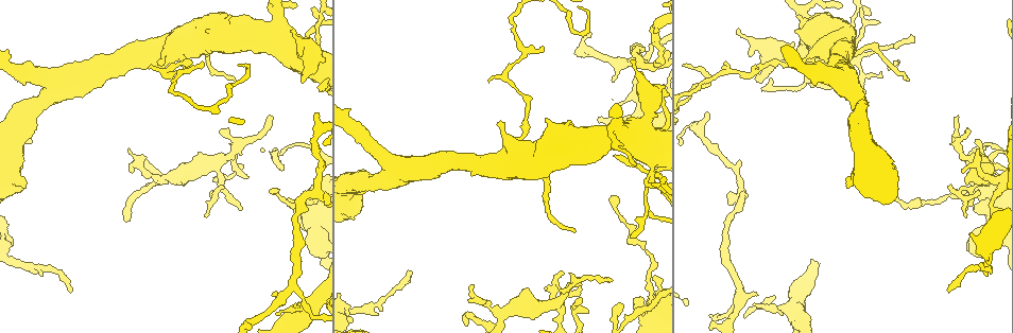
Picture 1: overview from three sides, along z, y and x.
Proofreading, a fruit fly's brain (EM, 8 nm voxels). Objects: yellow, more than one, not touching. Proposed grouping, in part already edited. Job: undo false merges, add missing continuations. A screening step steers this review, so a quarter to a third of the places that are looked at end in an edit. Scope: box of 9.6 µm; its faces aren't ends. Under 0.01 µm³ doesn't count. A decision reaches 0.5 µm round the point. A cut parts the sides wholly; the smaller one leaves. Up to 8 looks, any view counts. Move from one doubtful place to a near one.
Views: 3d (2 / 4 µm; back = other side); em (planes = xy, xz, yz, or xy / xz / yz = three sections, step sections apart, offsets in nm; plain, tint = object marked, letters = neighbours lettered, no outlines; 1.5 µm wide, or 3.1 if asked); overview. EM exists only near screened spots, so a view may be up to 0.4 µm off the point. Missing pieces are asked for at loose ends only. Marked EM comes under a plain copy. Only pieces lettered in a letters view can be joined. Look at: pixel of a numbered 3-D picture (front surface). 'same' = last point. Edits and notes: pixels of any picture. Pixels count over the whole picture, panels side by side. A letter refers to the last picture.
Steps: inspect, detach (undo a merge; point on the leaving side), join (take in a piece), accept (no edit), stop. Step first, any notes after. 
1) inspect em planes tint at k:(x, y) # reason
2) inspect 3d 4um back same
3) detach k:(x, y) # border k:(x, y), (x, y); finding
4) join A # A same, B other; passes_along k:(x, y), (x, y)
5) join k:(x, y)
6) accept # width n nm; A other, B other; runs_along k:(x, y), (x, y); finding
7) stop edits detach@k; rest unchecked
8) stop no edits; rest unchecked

inspect em xy step 8 tint at 1:(857, 61) # sudden change in width

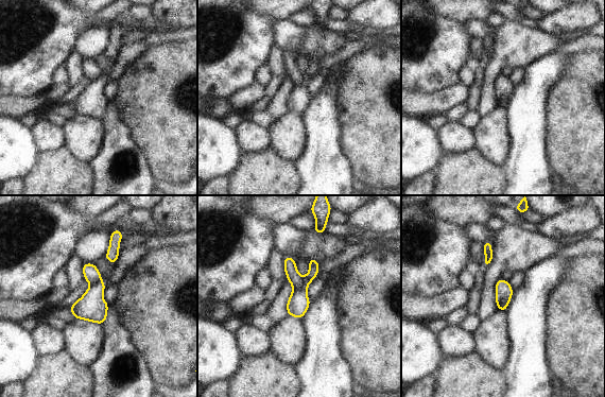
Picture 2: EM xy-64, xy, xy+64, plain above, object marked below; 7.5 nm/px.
inspect em planes letters same

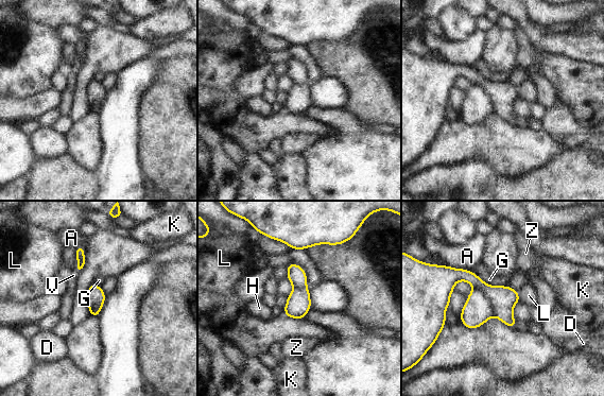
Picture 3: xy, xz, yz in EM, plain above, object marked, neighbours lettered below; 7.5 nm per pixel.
detach 3:(478, 309) # width 140 nm; A other, D other, G other, H other, K other, L other, V other, Z other; border 3:(475, 287), (483, 290), (495, 315); a second neuron is stuck on

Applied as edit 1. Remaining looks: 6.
inspect overview # see it whole again

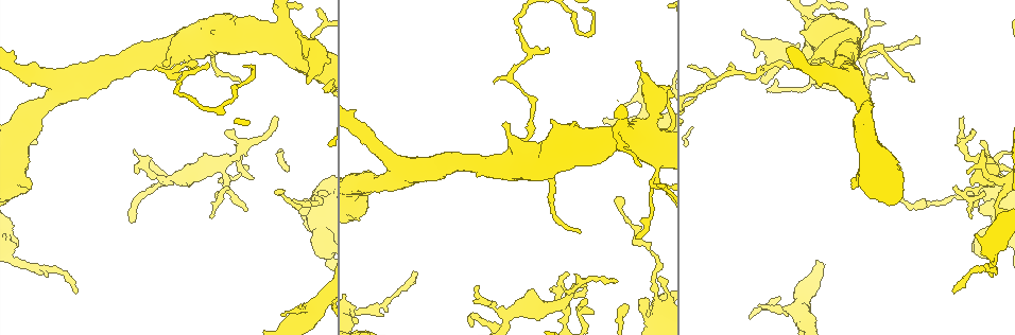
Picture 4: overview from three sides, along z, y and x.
inspect em xy step 8 tint at 4:(577, 122) # free end

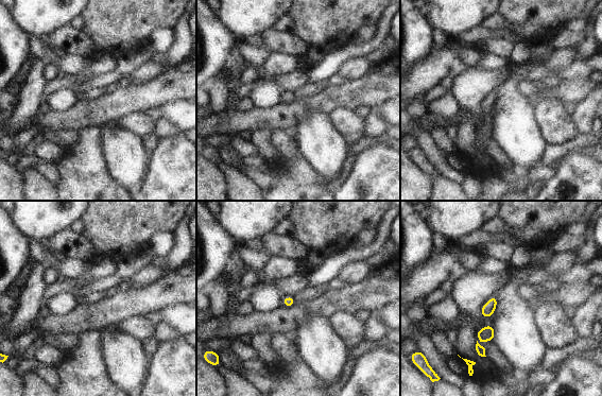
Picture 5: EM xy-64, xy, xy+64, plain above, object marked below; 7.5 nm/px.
inspect em xz step 4 letters same

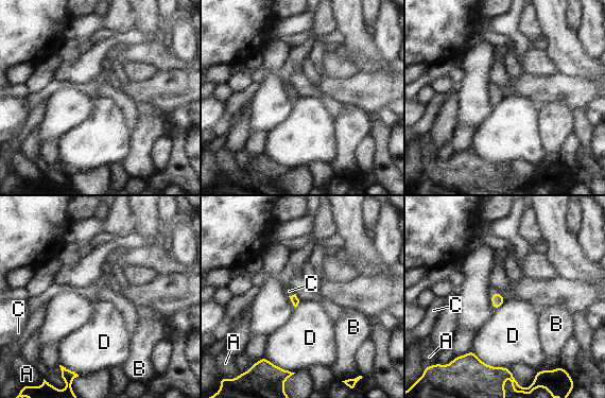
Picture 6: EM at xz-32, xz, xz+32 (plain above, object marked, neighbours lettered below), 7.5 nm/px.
accept # A other, B other, C other, D other; border 6:(471, 349), (483, 362), (510, 368); none of them fits

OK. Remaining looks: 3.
inspect 3d 2um back at 4:(187, 64) # abrupt turn

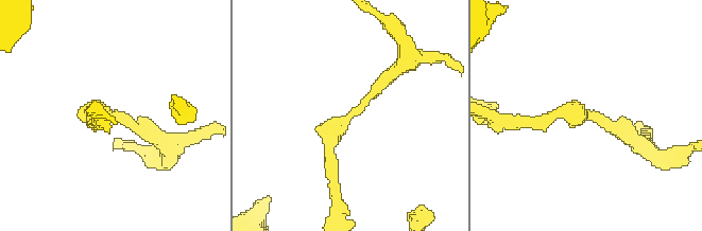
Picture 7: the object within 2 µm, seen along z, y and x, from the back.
inspect em planes tint at 7:(360, 108)

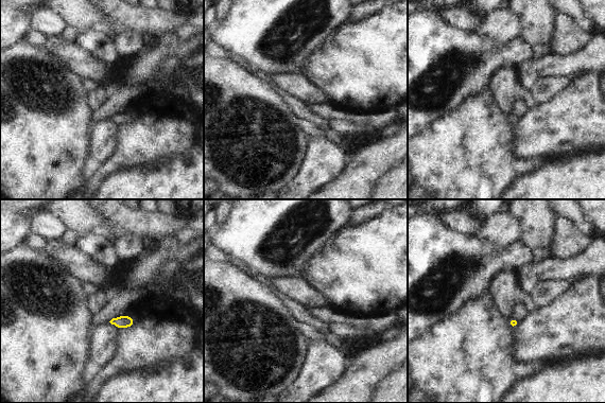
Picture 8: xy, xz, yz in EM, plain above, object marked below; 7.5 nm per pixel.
inspect em planes letters same

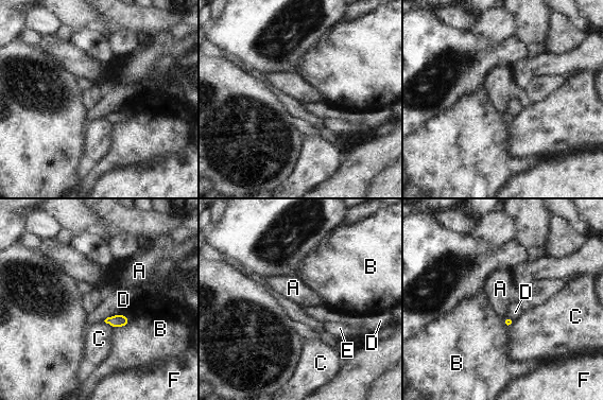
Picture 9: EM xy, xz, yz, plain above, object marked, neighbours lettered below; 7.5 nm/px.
accept # width 80 nm; A other, B other, C other, D other, E other, F other; border 9:(121, 313), (109, 315), (104, 320); continuous, no second neuron

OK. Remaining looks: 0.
stop edits detach@3; rest unchecked

